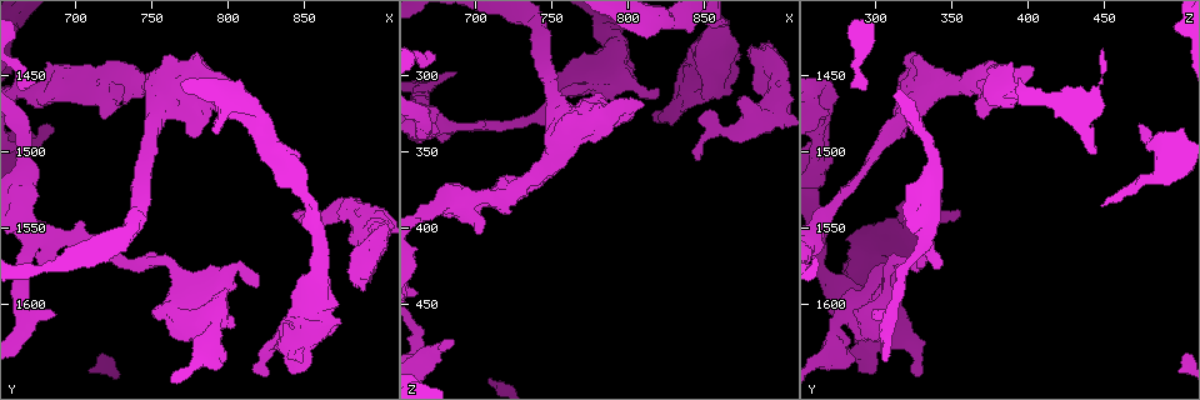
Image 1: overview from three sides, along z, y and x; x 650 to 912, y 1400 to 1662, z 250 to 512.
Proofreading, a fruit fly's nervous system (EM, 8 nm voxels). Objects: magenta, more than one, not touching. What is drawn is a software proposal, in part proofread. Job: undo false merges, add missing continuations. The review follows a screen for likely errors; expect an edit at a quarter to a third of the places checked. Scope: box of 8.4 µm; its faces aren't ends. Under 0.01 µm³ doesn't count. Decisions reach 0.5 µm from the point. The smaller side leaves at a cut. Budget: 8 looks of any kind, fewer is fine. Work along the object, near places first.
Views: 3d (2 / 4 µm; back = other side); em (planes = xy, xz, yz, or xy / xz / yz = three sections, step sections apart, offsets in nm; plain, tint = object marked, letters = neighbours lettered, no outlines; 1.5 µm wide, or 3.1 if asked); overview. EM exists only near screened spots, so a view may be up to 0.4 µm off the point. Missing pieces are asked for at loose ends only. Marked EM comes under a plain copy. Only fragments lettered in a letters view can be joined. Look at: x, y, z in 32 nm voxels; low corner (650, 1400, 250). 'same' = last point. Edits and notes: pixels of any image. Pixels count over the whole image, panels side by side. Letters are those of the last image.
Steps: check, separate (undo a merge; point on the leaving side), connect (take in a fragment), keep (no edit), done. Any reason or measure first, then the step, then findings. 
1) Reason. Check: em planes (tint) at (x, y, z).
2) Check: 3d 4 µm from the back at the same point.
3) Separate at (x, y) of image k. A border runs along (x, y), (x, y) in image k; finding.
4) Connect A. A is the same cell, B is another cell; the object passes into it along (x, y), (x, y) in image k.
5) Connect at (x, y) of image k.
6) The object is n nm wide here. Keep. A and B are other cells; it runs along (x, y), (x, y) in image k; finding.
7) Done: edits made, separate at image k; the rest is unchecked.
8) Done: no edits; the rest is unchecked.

Branch stops here. Check: 3d 2 µm at (700, 1444, 402).

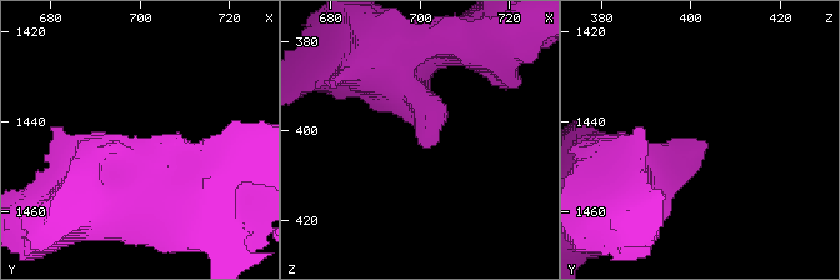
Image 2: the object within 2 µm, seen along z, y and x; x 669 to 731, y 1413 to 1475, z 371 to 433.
Need the tissue. Check: em yz step 8 (letters) at (700, 1445, 403).

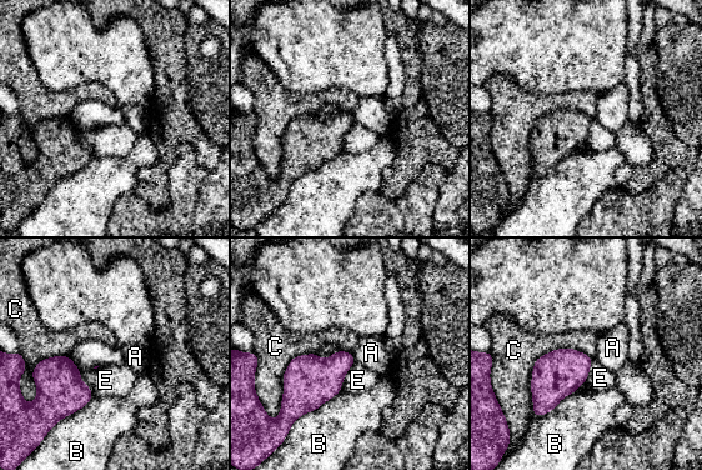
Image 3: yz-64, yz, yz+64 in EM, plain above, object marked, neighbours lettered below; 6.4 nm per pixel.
Keep. A, B, C and E are other cells; a border runs along (351, 354), (355, 360) in image 3; none of them fits.

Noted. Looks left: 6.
Branch stops here. Check: em planes (letters) at (822, 1588, 312).

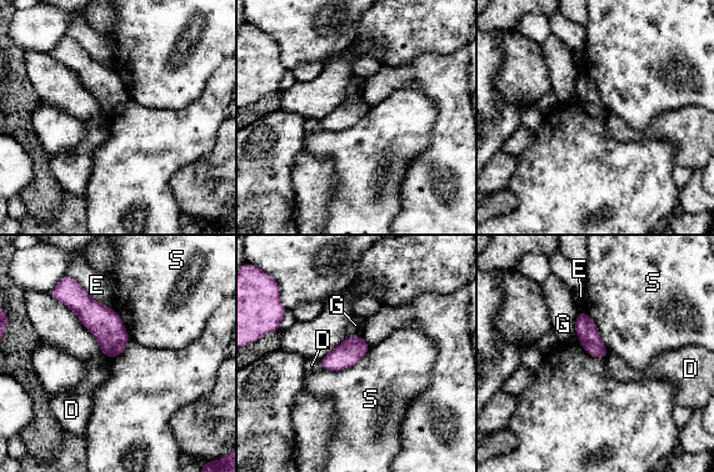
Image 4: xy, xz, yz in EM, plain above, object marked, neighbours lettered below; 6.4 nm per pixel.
The object is 120 nm wide here. Keep. D, E, G and S are other cells; a border runs along (370, 347), (350, 366), (324, 370) in image 4; no lettered fragment goes on from it.

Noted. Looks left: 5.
Branch stops here. Check: em xz step 4 (letters) at (686, 1608, 298).

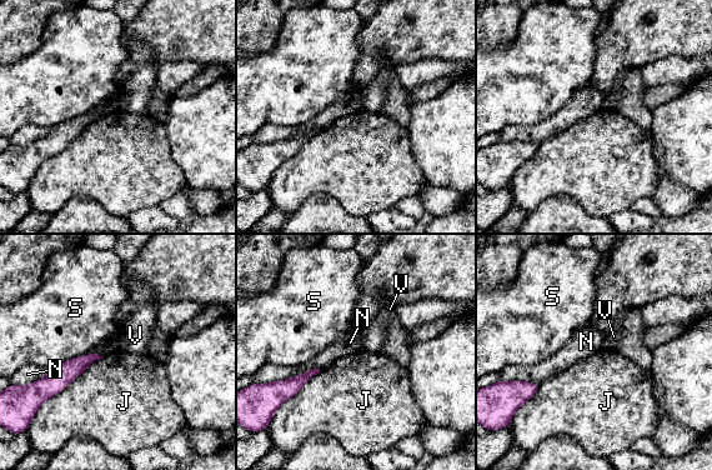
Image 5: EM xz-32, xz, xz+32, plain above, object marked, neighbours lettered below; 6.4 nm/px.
Cut it another way. Check: em planes (letters) at the same point.

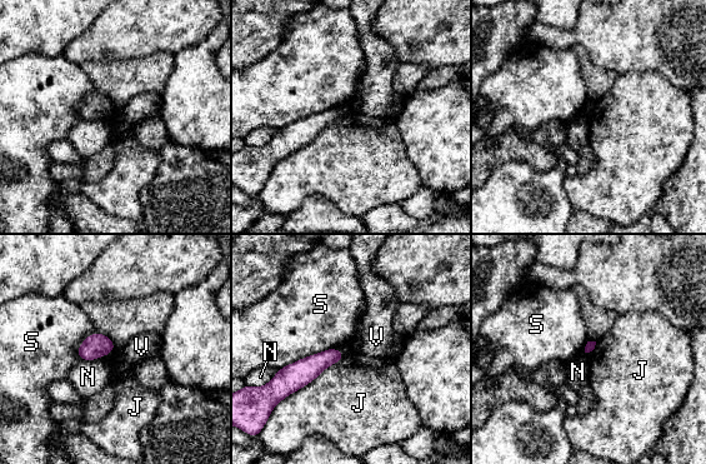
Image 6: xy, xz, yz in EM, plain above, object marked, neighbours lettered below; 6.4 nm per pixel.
Keep. J, N, S and V are other cells; a border runs along (345, 354), (279, 402) in image 6; none of them fits.

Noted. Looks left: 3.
Done: no edits; the rest is unchecked.

